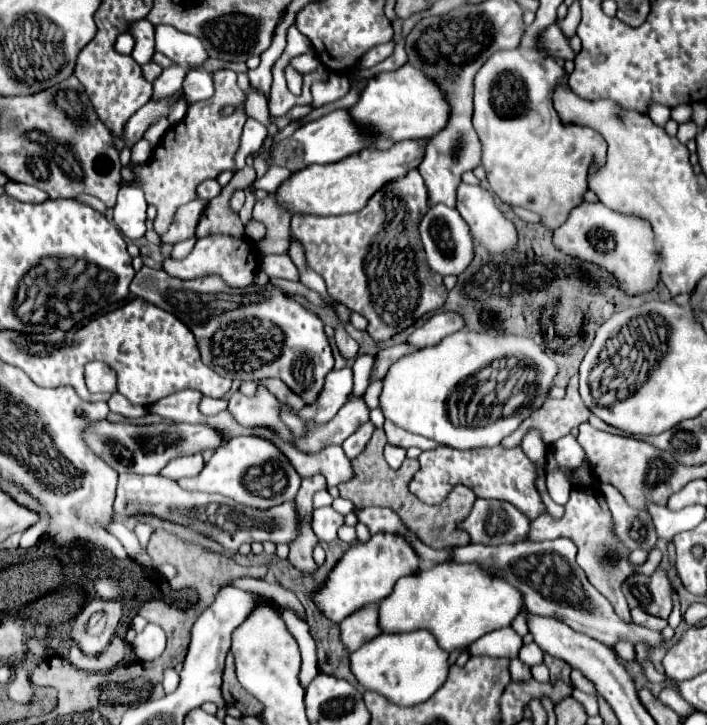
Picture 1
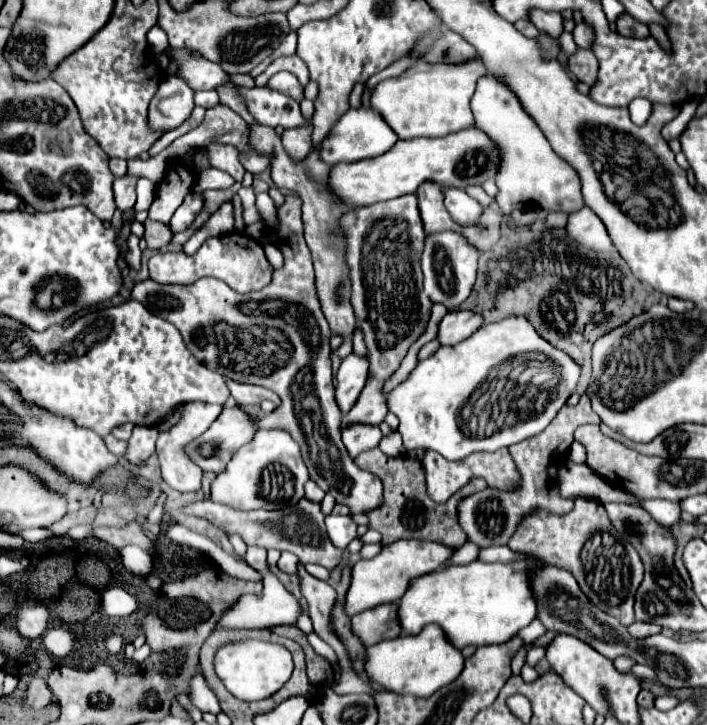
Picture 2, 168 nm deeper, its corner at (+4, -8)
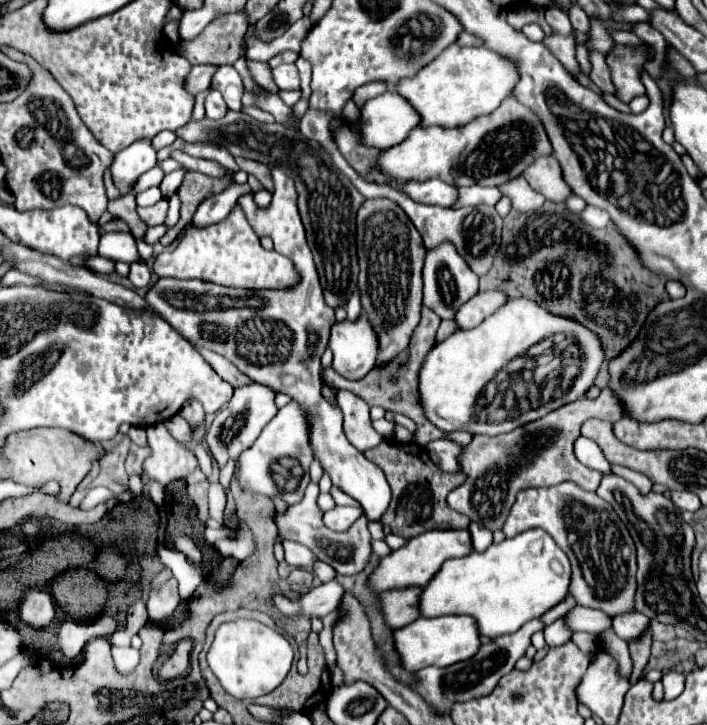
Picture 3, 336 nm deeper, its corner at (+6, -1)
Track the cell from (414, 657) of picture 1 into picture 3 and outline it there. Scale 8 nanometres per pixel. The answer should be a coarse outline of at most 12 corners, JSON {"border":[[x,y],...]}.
{"border":[[469,615],[419,617],[393,633],[409,671],[449,667],[481,647]]}

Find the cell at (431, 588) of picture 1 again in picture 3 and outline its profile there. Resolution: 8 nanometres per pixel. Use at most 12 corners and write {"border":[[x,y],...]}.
{"border":[[529,529],[449,559],[421,615],[513,633],[561,603],[571,563]]}

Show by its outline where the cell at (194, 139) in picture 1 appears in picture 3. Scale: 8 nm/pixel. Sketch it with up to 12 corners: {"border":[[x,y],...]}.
{"border":[[167,199],[153,207],[137,207],[149,227],[161,225],[167,215]]}

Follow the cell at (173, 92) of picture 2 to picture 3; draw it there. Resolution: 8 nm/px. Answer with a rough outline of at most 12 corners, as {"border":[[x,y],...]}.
{"border":[[193,65],[185,83],[193,95],[209,89],[217,65]]}

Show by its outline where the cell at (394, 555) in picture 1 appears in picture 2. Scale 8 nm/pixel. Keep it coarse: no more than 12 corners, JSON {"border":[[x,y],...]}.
{"border":[[397,540],[351,570],[345,614],[397,602],[451,548]]}

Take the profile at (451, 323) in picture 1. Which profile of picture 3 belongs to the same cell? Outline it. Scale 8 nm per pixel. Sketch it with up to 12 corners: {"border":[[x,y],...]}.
{"border":[[505,291],[477,293],[457,311],[459,329],[473,329],[505,301]]}

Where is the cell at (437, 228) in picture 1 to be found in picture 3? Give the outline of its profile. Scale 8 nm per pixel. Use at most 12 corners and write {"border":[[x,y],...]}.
{"border":[[453,245],[427,251],[423,303],[453,319],[479,277]]}

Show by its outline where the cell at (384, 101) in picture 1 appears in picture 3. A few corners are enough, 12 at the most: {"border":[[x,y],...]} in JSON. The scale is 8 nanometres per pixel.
{"border":[[453,43],[397,93],[421,127],[493,113],[519,71]]}

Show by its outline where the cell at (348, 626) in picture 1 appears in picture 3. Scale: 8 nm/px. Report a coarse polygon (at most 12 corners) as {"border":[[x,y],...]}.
{"border":[[419,587],[385,591],[383,613],[391,629],[421,617]]}

